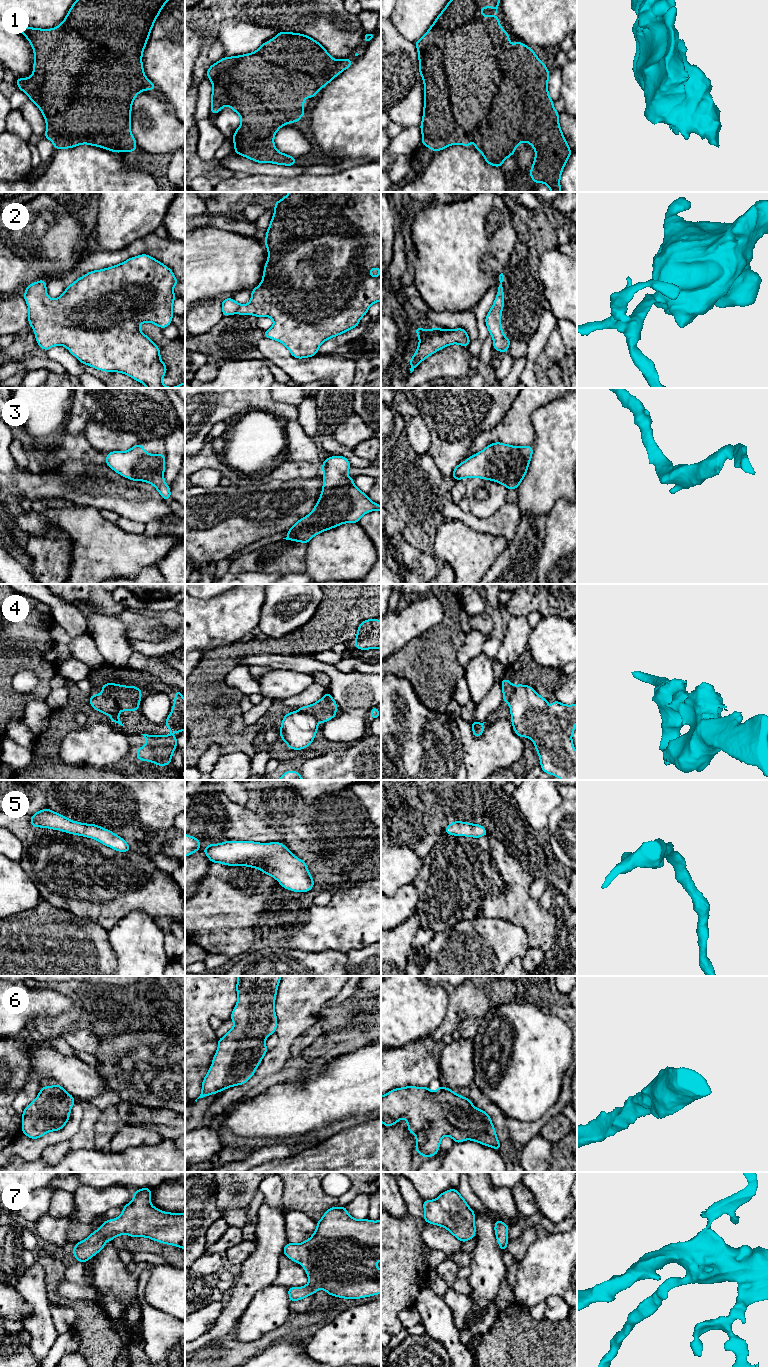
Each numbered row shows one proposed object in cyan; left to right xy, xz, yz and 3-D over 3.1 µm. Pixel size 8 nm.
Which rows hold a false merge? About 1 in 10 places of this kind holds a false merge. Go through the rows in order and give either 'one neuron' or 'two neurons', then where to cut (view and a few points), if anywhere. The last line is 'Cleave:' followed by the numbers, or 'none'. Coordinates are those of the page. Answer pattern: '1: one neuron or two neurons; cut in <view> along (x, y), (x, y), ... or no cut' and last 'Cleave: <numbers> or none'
1: one neuron; no cut
2: one neuron; no cut
3: one neuron; no cut
4: two neurons; cut in xy along (106, 692), (116, 700), (120, 710)
5: one neuron; no cut
6: one neuron; no cut
7: one neuron; no cut
Cleave: 4

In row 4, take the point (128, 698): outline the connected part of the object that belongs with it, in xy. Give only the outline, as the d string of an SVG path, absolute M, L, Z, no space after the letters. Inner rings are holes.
M114 683L102 684L101 690L113 696L119 705L120 711L137 711L141 701L142 689L132 685L123 686Z

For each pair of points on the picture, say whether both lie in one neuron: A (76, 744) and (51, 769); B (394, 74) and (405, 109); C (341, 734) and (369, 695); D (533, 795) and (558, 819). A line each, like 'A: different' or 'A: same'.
A: different
B: different
C: same
D: different

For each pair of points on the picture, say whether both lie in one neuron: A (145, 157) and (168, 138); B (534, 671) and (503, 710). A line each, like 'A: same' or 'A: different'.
A: different
B: same

